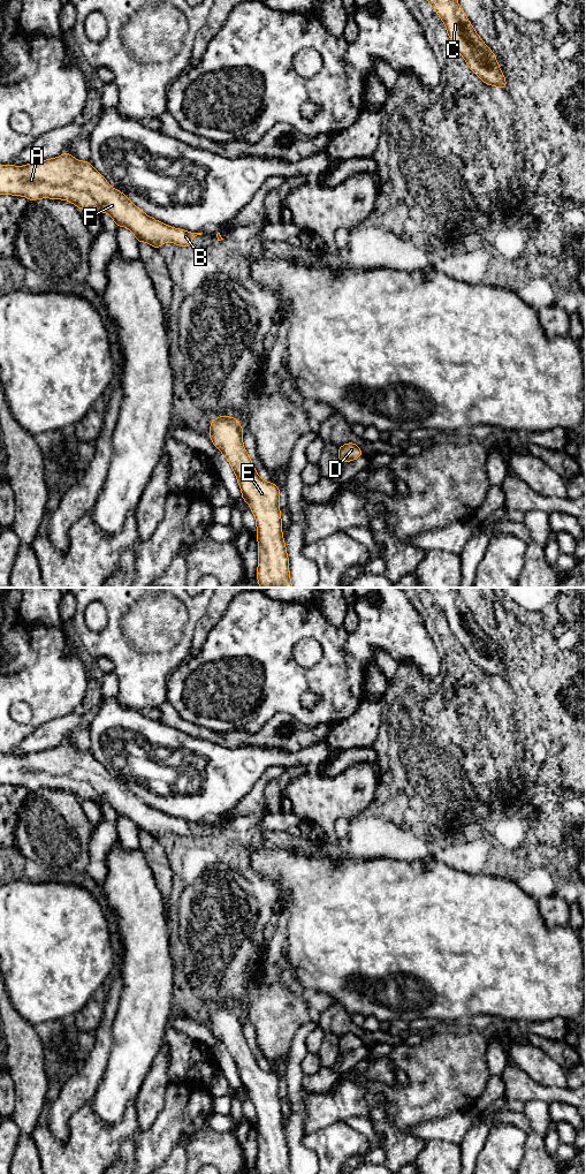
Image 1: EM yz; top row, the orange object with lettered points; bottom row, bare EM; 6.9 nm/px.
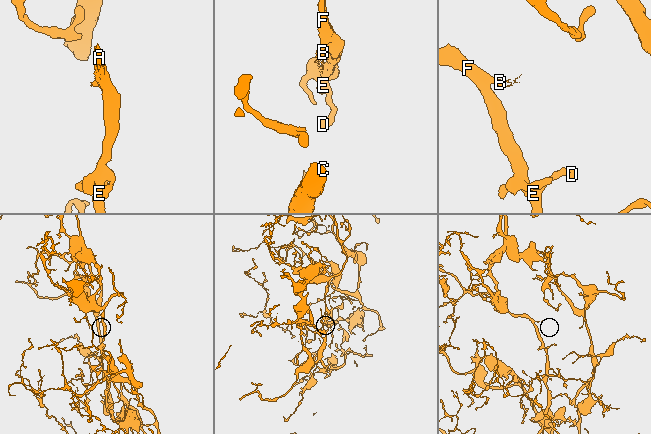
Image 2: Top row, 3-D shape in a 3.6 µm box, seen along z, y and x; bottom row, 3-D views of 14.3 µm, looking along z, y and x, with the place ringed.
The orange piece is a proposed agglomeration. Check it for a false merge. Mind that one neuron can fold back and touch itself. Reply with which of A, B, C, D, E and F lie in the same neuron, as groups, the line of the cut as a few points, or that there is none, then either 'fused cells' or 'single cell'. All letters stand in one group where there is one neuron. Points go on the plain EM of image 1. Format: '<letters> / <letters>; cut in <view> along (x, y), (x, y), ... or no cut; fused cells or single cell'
A B C D E F; no cut; single cell

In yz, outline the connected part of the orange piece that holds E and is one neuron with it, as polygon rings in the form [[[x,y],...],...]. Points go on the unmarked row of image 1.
[[[220,1006],[211,1012],[210,1028],[235,1061],[257,1113],[259,1174],[291,1174],[289,1149],[282,1127],[280,1078],[262,1070],[243,1036],[244,1020],[238,1009]]]

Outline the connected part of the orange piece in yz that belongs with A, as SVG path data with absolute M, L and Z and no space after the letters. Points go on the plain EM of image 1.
M69 742L22 757L0 755L0 785L25 786L29 790L38 788L64 789L71 791L79 800L91 800L97 804L106 802L117 817L129 818L137 832L147 832L157 840L165 832L173 832L180 836L192 836L192 827L203 824L174 818L149 806L134 795L123 782L112 778L90 751L76 750Z

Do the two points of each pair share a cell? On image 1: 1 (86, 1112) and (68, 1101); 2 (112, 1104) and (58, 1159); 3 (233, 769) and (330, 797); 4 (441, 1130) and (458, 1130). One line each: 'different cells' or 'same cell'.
1: different cells
2: different cells
3: different cells
4: same cell

